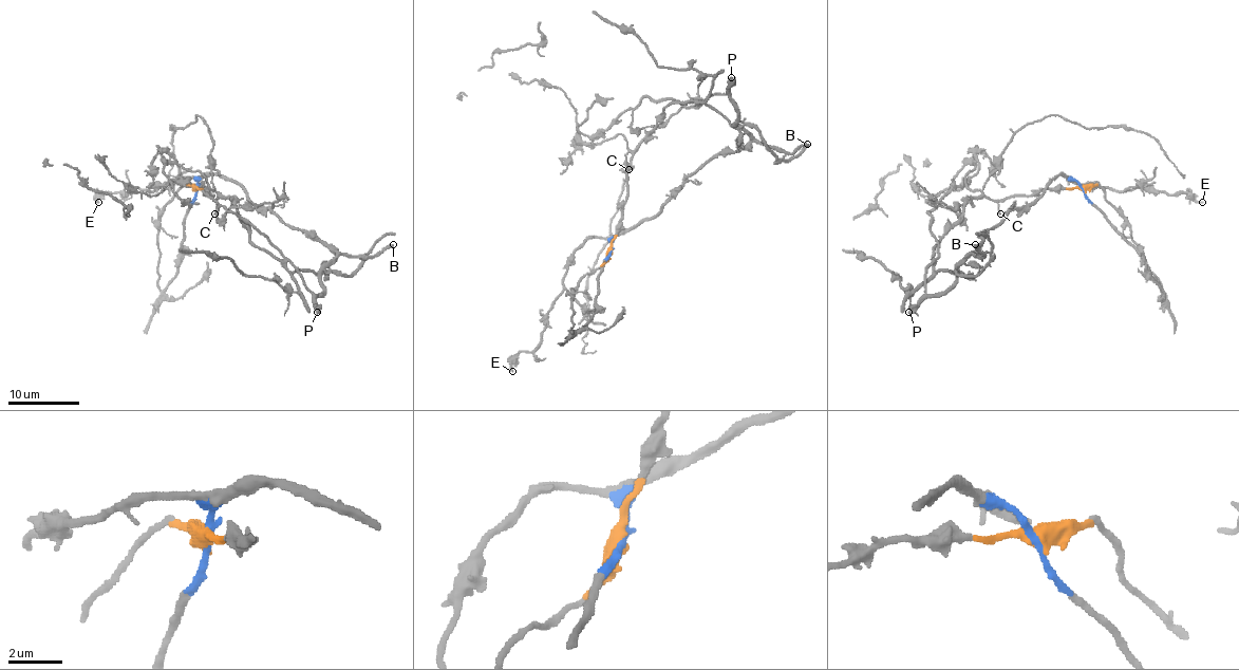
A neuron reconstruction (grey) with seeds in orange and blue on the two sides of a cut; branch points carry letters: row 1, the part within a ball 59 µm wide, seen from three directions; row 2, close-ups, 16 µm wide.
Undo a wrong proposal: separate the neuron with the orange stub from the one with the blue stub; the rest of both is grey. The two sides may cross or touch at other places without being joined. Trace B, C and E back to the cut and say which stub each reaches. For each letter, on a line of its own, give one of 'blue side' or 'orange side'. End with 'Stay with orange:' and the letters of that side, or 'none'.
B: blue side
C: orange side
E: blue side
Stay with orange: C

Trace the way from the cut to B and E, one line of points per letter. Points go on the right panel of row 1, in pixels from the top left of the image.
B: (1083, 188), (1059, 174), (1032, 203), (1014, 206), (986, 234), (973, 253), (983, 255), (975, 244)
E: (1083, 188), (1068, 178), (1109, 190), (1183, 192), (1203, 203)

